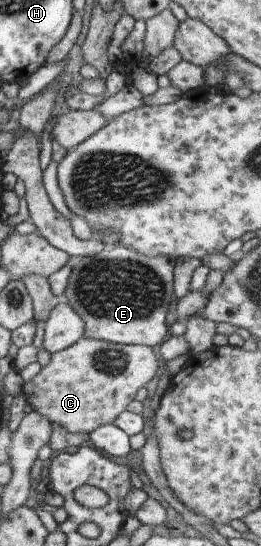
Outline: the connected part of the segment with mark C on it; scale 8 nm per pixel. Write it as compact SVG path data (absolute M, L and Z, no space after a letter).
M81 337L75 344L50 354L49 362L41 367L36 376L22 382L22 394L33 412L47 418L50 424L57 424L71 434L89 432L97 427L112 424L117 414L126 410L135 392L155 376L157 370L156 350L145 345L123 345L102 340Z

